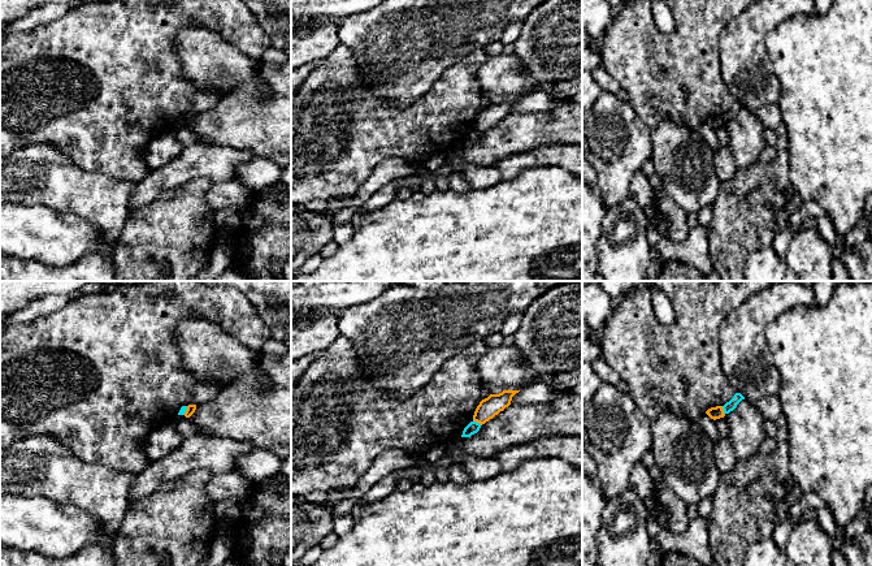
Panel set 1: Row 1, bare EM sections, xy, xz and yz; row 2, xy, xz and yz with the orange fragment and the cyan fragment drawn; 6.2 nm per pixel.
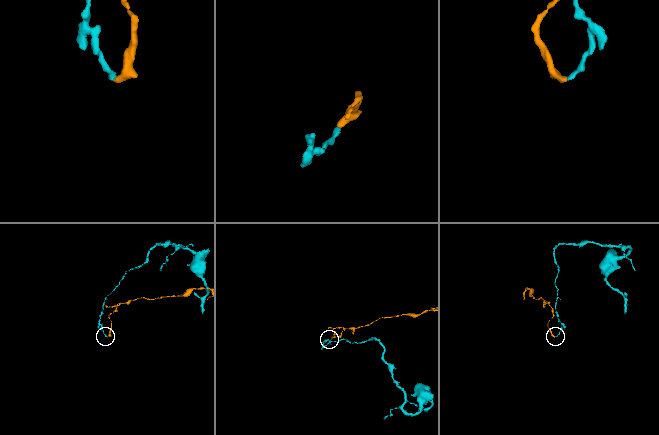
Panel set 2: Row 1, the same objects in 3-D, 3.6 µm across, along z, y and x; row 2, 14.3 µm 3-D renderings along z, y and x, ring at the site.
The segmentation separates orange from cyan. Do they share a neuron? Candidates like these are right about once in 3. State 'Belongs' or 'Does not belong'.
Does not belong

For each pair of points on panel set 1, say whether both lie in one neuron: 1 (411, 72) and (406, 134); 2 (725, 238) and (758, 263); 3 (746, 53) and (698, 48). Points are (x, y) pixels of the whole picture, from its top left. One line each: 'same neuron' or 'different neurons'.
1: different neurons
2: different neurons
3: different neurons

